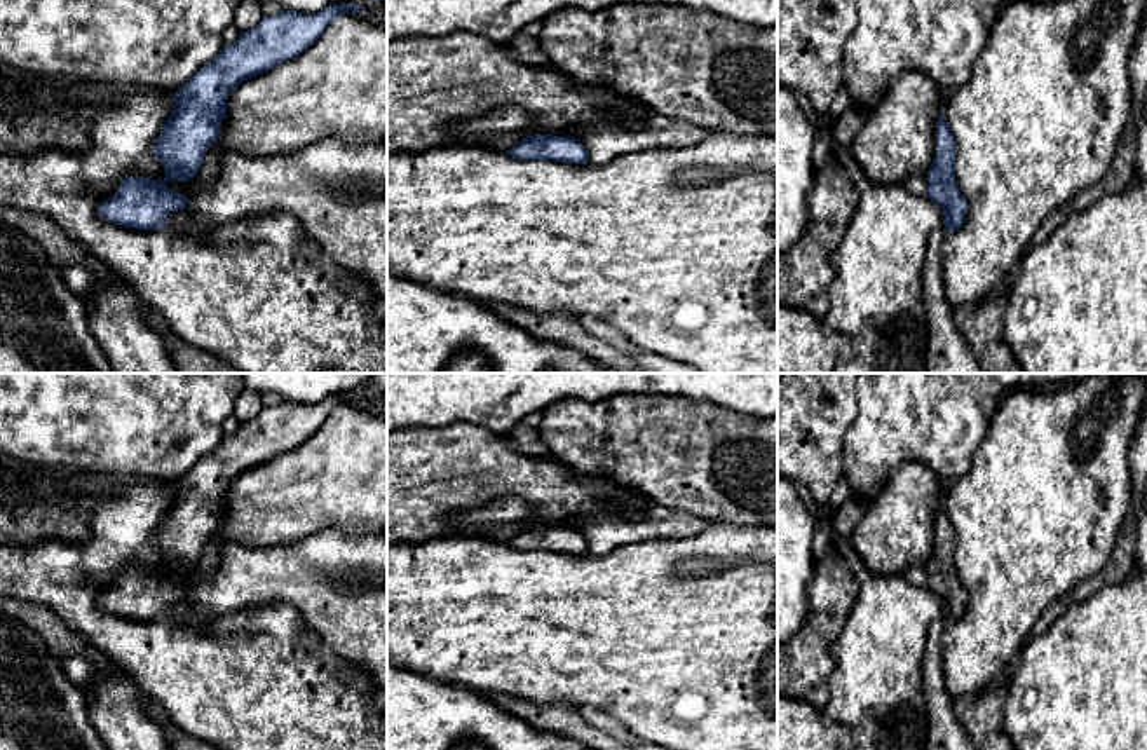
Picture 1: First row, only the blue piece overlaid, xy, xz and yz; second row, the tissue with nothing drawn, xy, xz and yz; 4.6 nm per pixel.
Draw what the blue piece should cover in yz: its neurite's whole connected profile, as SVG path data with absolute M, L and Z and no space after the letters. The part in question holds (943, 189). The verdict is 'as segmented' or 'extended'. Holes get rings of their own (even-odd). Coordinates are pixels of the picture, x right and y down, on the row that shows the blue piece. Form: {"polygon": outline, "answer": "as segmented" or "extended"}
{"polygon": "M941 108L936 124L936 157L927 174L927 197L943 209L945 225L927 241L922 270L922 293L929 321L926 373L976 373L973 351L955 324L955 309L945 297L945 274L938 258L948 232L959 230L967 215L967 202L955 180L955 140Z", "answer": "extended"}

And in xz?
{"polygon": "M533 134L514 145L507 153L521 160L589 162L584 145L574 136Z", "answer": "as segmented"}

